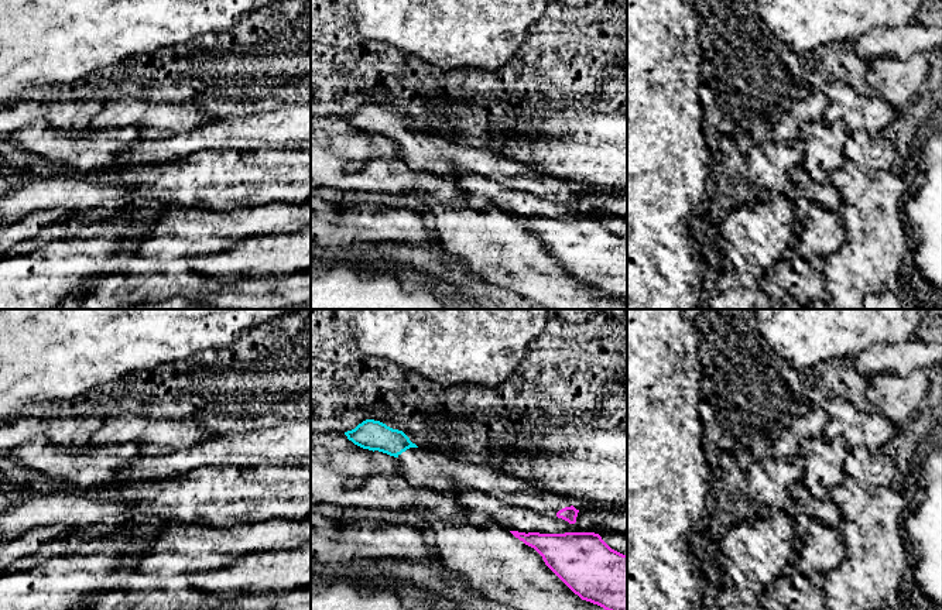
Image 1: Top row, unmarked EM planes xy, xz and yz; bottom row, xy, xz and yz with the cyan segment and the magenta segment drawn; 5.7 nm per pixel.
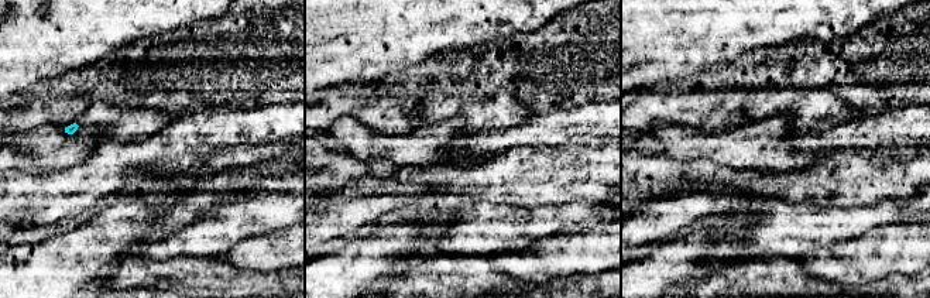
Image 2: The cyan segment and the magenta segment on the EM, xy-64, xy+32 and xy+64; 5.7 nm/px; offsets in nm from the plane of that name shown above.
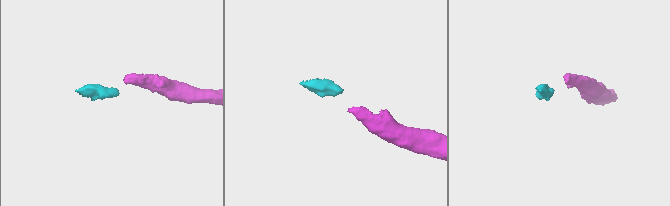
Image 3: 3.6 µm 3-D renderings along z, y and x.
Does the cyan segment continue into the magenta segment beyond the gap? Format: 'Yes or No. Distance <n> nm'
Yes. Distance 700 nm

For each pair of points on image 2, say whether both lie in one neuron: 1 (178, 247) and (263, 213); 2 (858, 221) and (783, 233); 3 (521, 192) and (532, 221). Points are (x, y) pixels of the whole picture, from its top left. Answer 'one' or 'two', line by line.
1: one
2: one
3: two

